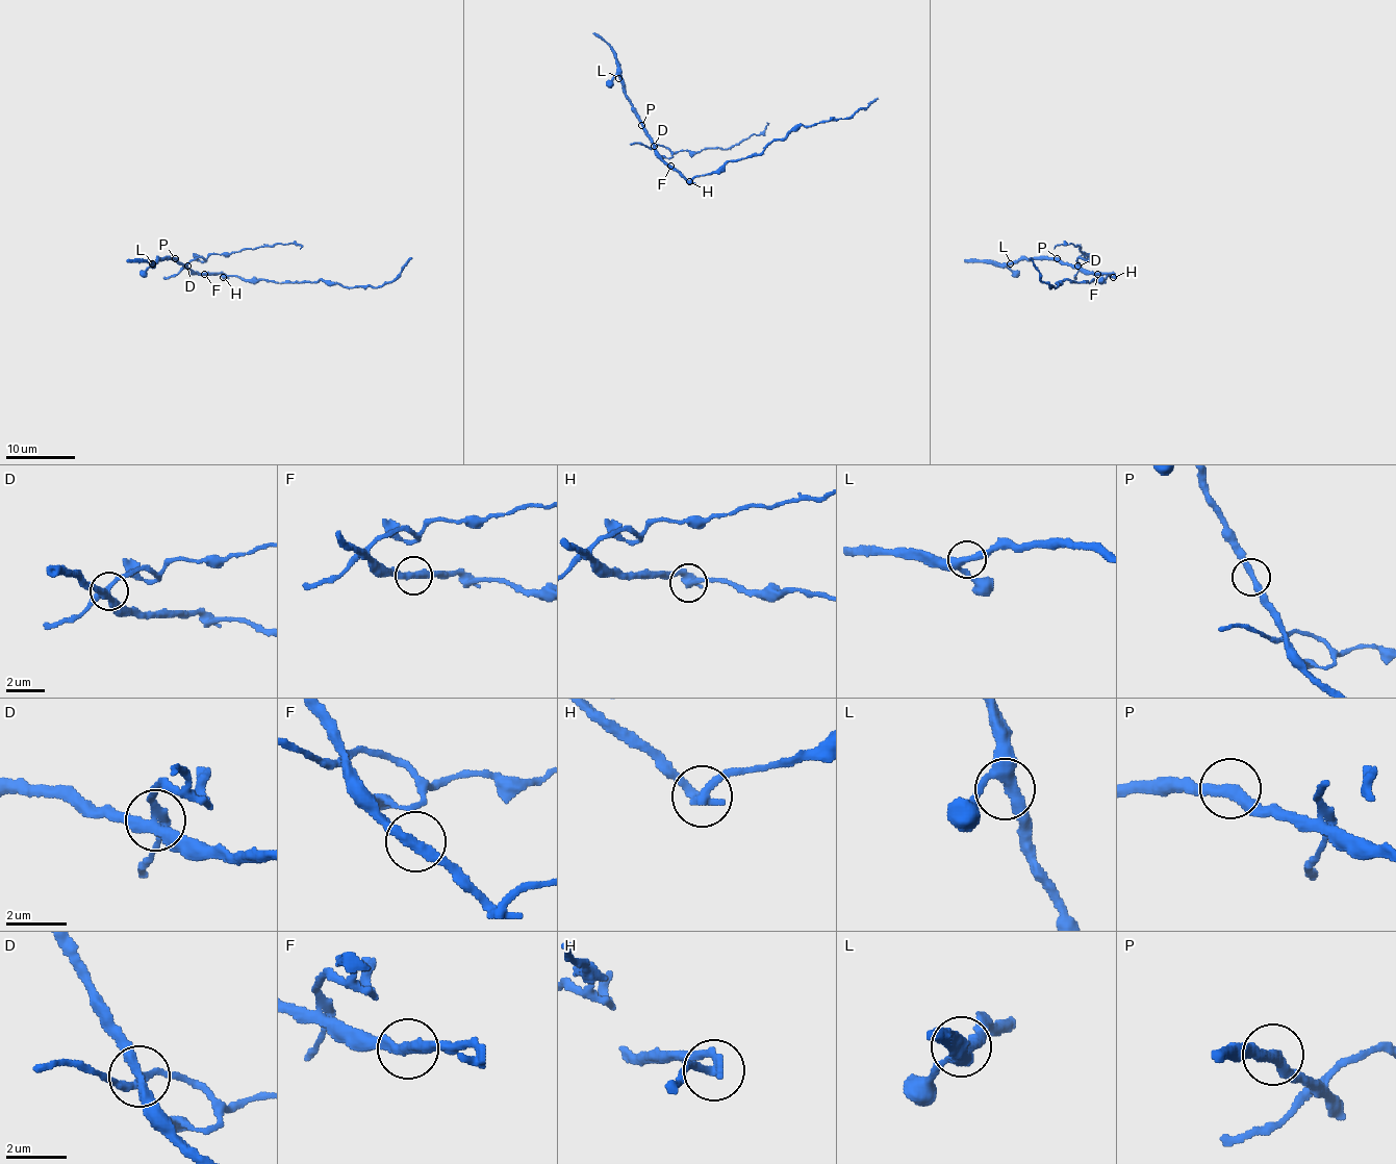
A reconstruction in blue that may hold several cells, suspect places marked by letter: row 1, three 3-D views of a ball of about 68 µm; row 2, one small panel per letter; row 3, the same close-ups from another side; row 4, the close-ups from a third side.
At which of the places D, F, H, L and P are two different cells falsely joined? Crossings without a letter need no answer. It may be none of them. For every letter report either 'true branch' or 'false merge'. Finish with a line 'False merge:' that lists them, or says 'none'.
D: false merge
F: true branch
H: false merge
L: true branch
P: true branch
False merge: D, H

